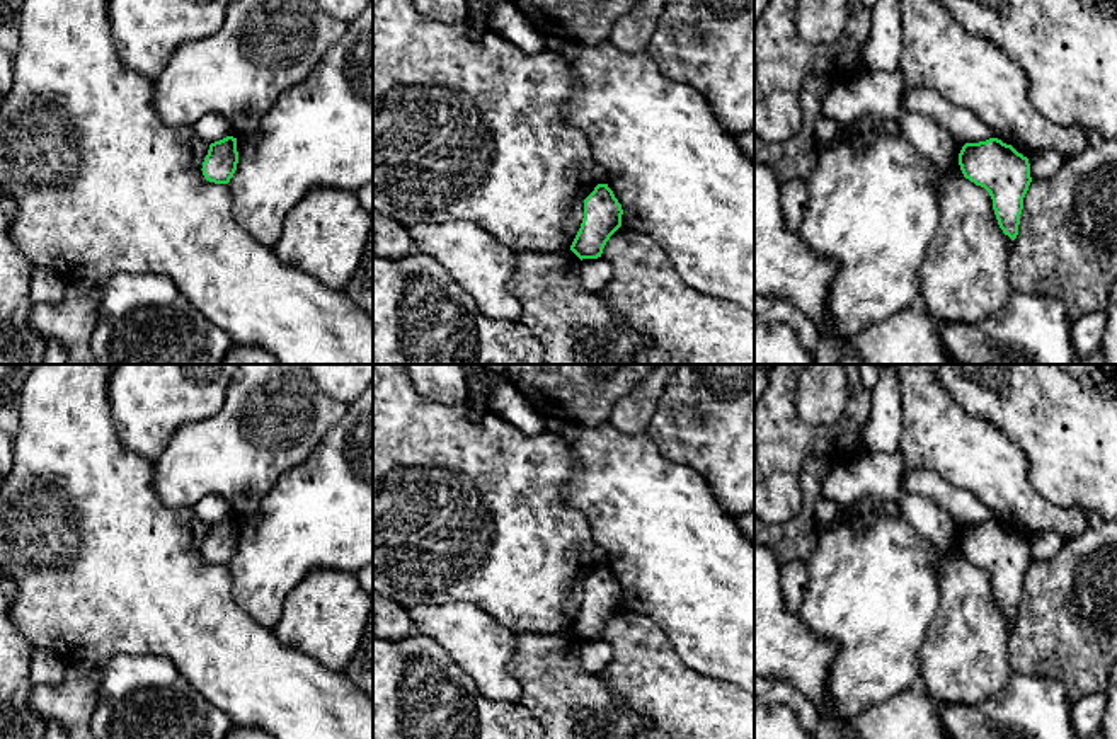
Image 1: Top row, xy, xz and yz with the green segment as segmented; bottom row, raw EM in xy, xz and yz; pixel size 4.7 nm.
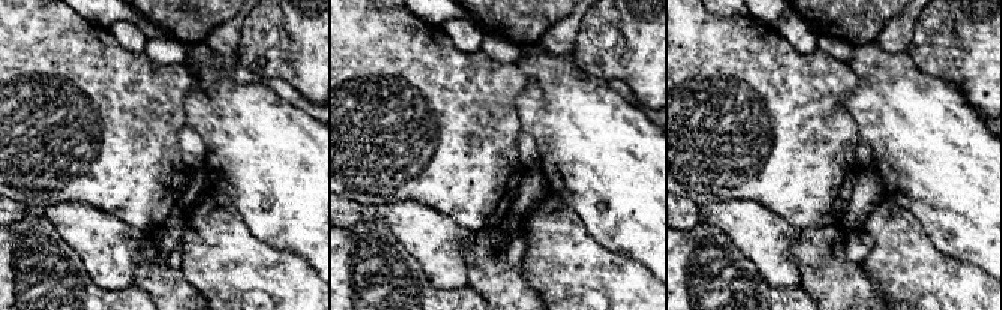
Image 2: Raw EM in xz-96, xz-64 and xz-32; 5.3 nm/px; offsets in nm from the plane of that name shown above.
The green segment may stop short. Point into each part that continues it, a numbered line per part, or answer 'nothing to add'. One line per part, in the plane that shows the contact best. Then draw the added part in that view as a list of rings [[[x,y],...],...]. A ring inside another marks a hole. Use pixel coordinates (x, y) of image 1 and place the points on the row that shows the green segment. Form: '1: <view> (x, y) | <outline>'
nothing to add

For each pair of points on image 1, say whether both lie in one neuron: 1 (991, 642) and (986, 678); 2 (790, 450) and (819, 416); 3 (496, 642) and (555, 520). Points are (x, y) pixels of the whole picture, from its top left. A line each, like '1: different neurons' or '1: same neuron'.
1: same neuron
2: different neurons
3: different neurons

